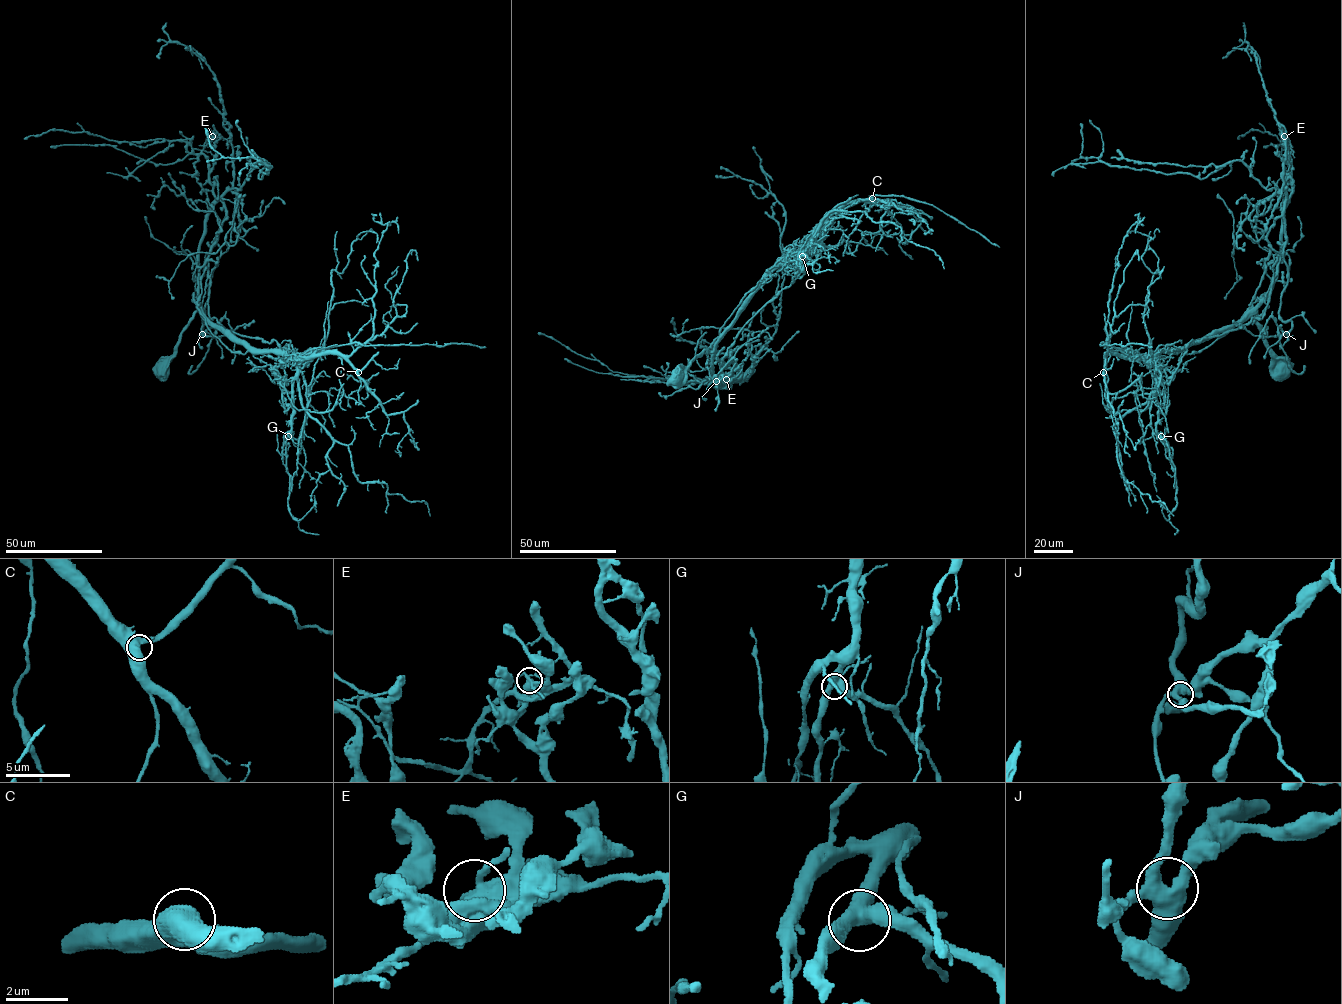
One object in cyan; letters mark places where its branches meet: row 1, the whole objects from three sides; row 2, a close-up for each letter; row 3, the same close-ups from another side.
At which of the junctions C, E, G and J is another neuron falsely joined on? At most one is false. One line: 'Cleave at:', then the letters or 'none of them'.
Cleave at: E

